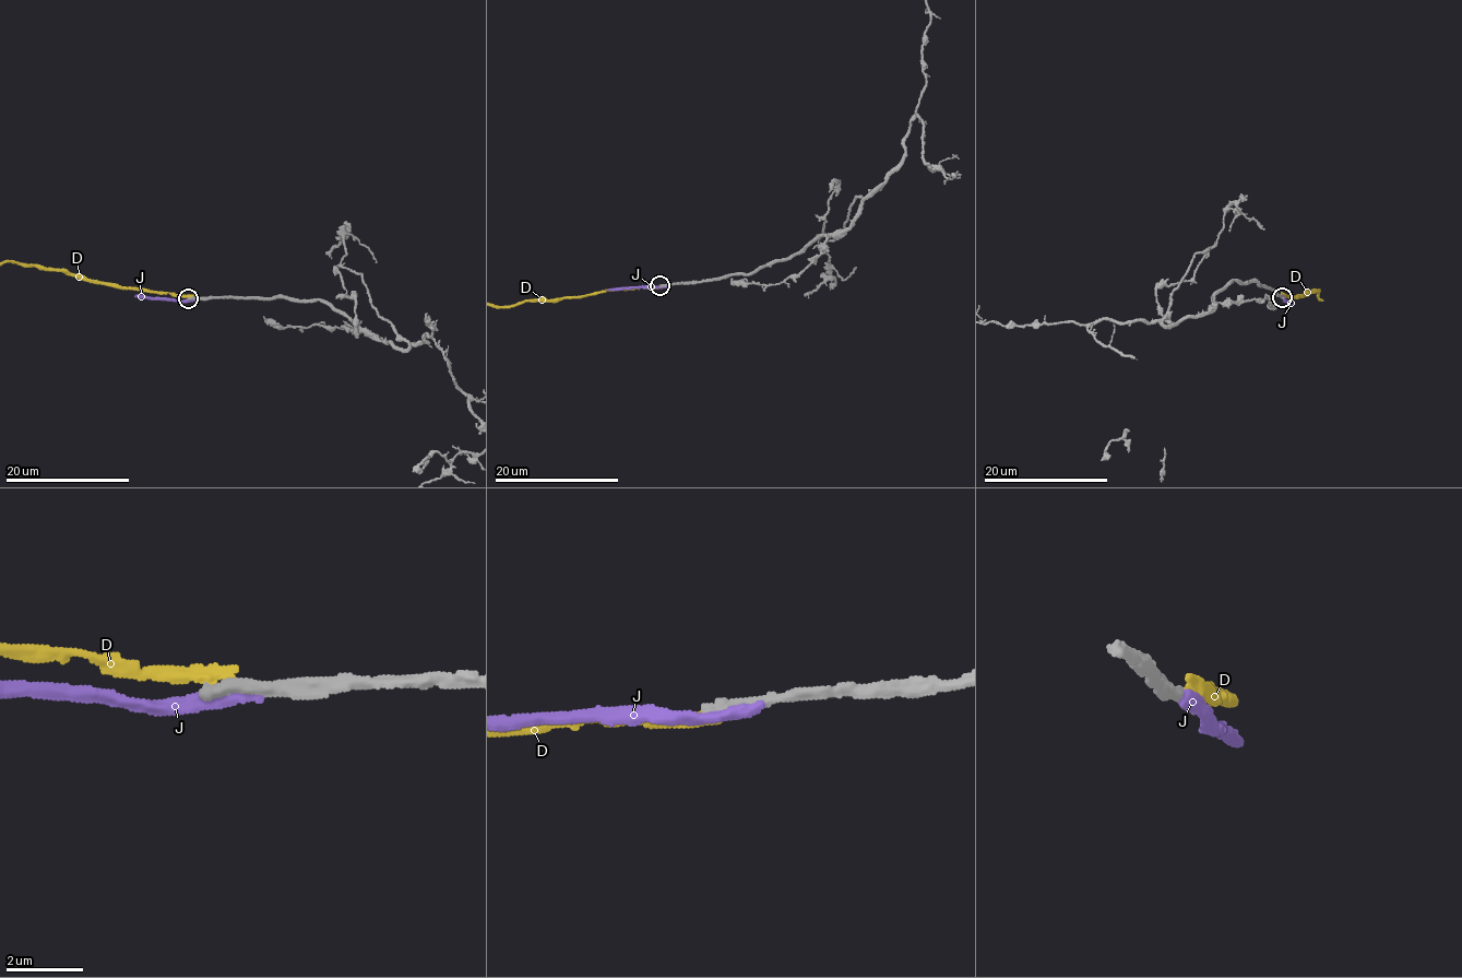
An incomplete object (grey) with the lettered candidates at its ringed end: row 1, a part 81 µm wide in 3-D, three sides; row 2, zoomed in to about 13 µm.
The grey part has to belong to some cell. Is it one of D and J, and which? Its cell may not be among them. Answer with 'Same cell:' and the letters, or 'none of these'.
Same cell: none of these

